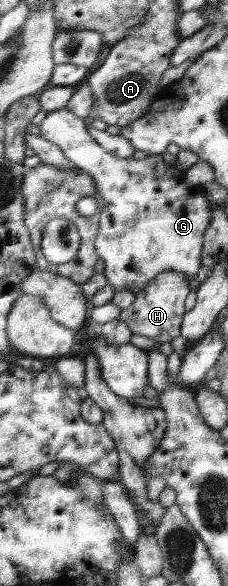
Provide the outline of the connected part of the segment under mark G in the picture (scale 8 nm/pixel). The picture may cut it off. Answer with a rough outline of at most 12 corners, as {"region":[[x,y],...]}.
{"region":[[67,107],[35,131],[98,184],[115,292],[196,276],[206,197],[162,154],[105,150]]}

